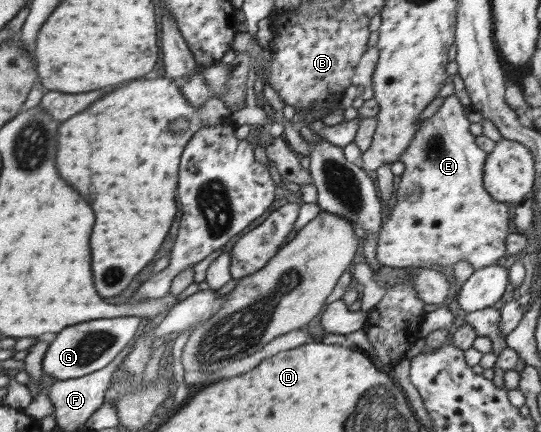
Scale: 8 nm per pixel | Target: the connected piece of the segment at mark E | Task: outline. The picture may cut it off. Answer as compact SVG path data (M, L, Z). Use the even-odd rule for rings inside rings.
M454 96L445 98L443 104L441 104L441 108L439 108L433 116L420 122L414 137L411 139L411 142L408 144L403 154L399 157L399 161L405 165L405 171L401 175L401 181L395 192L396 200L395 206L393 206L393 210L391 210L391 216L389 216L387 222L382 224L382 229L378 236L376 255L382 266L391 266L393 268L409 266L427 267L439 264L439 266L453 267L457 262L467 260L467 262L474 267L474 270L479 270L484 266L496 264L503 256L508 255L506 252L506 240L511 234L511 232L509 232L509 205L504 202L496 201L487 190L485 190L483 176L486 156L488 154L475 143L475 136L469 131L470 124L471 122L465 117L465 108Z

